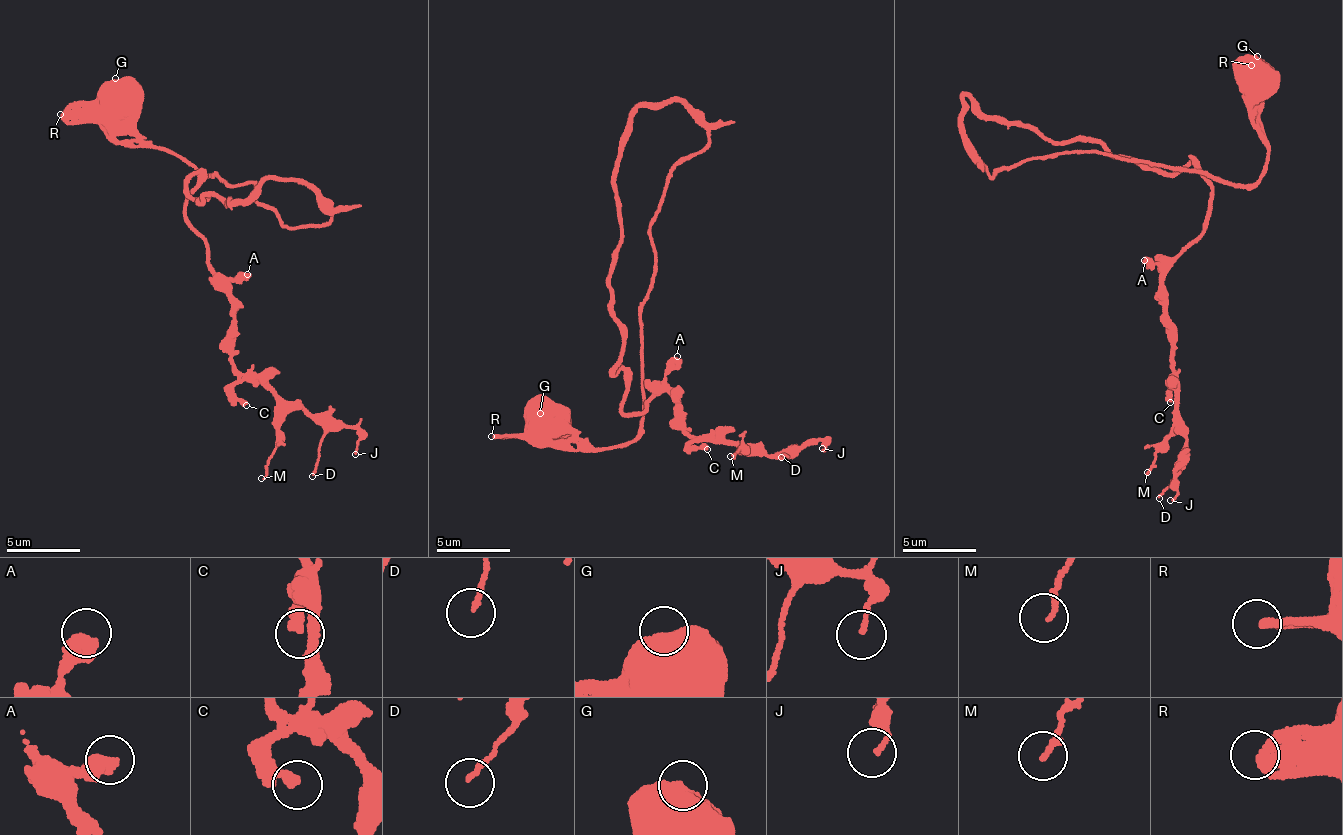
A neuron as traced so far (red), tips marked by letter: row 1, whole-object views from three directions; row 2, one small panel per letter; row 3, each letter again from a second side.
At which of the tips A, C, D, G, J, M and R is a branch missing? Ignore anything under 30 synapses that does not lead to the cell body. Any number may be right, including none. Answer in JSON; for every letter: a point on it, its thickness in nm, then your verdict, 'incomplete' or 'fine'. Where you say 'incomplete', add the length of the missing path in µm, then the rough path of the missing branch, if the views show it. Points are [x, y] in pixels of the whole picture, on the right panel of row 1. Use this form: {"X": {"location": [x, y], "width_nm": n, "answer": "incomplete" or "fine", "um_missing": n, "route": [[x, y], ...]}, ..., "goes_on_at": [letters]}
{"A": {"location": [1144, 260], "width_nm": 550, "answer": "fine"}, "C": {"location": [1170, 402], "width_nm": 360, "answer": "fine"}, "D": {"location": [1159, 498], "width_nm": 130, "answer": "fine"}, "G": {"location": [1257, 56], "width_nm": 900, "answer": "fine"}, "J": {"location": [1170, 500], "width_nm": 130, "answer": "fine"}, "M": {"location": [1147, 472], "width_nm": 140, "answer": "fine"}, "R": {"location": [1251, 65], "width_nm": 340, "answer": "fine"}, "goes_on_at": []}

